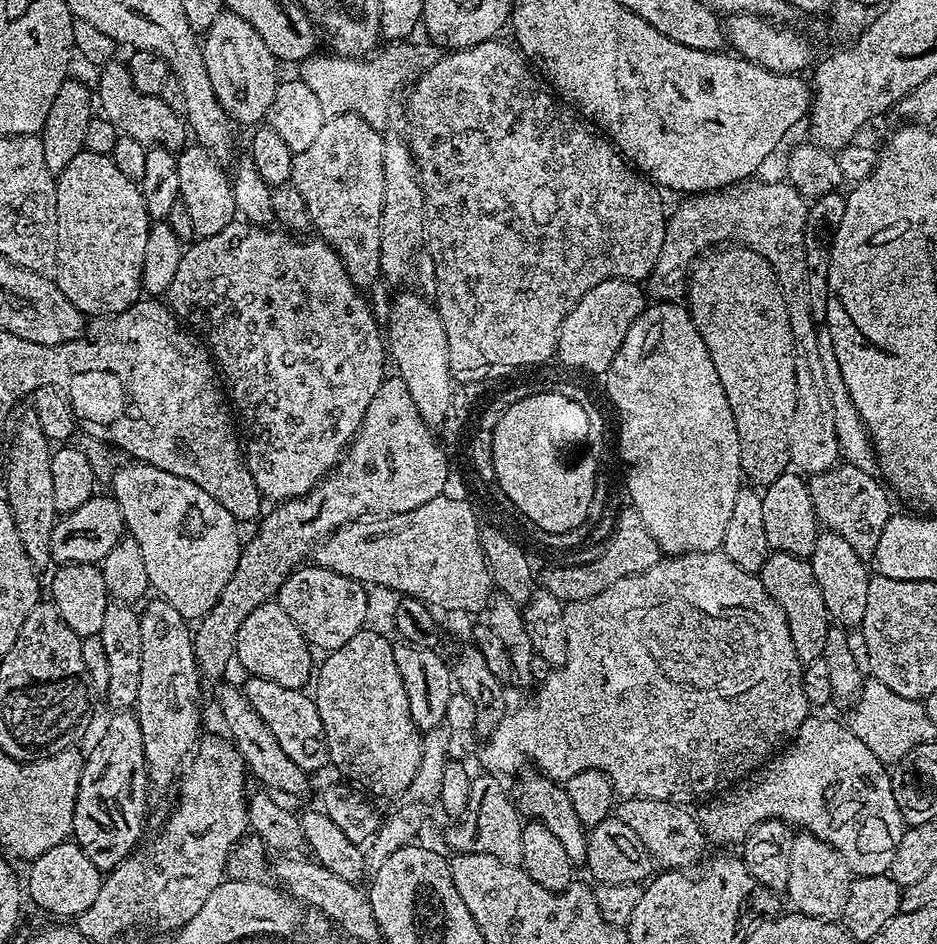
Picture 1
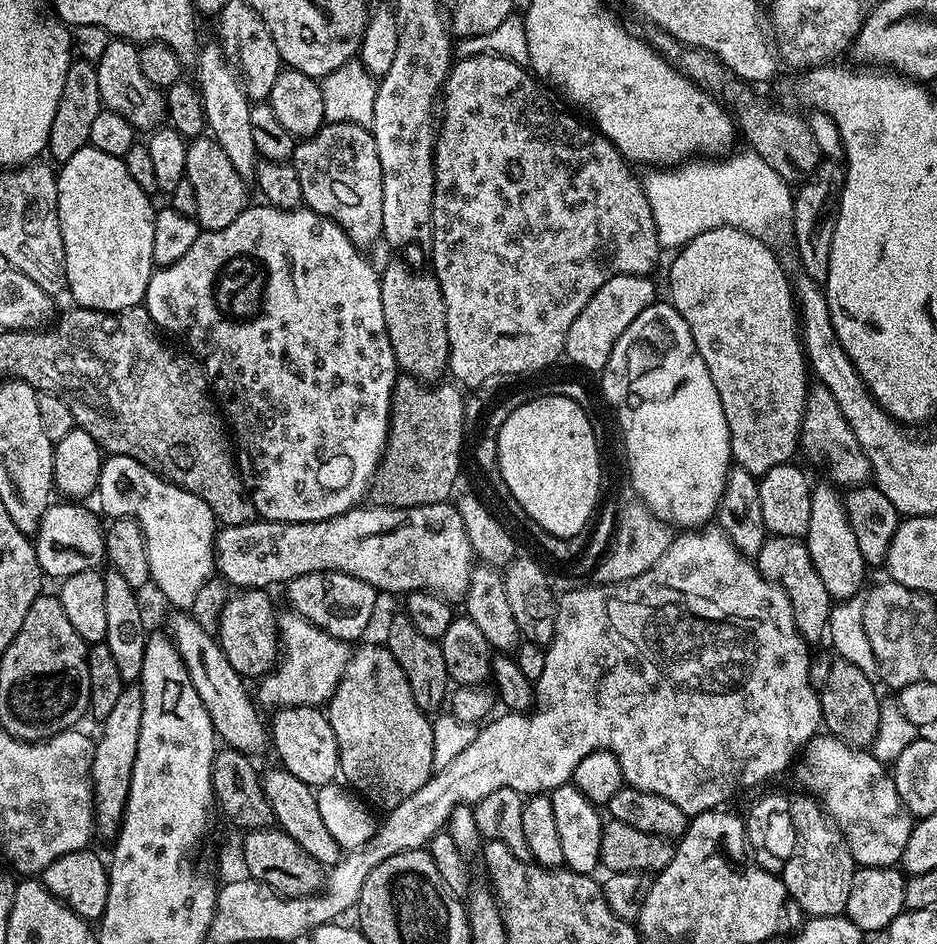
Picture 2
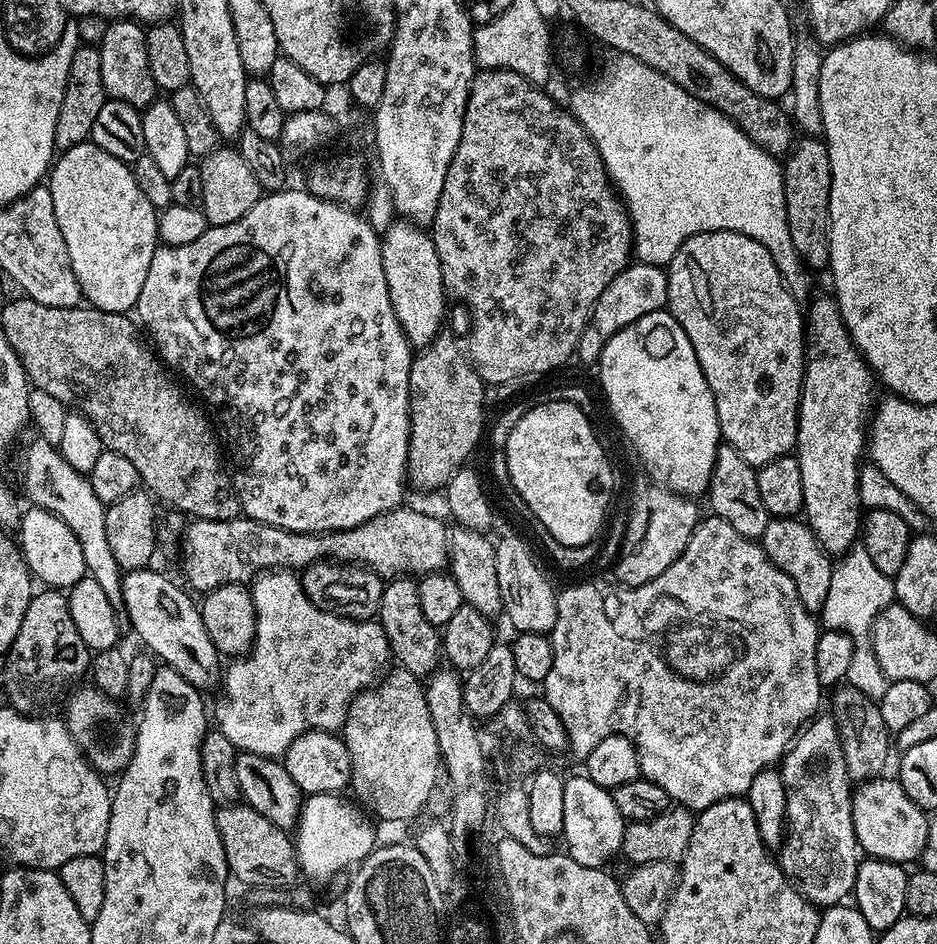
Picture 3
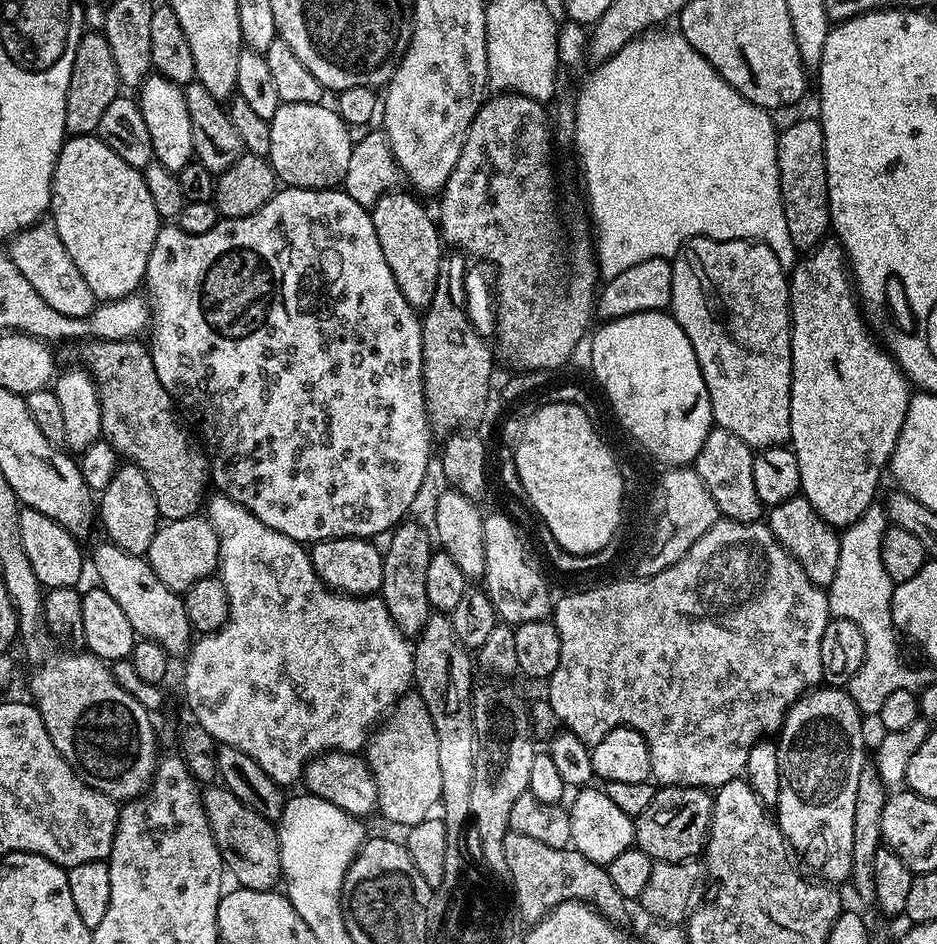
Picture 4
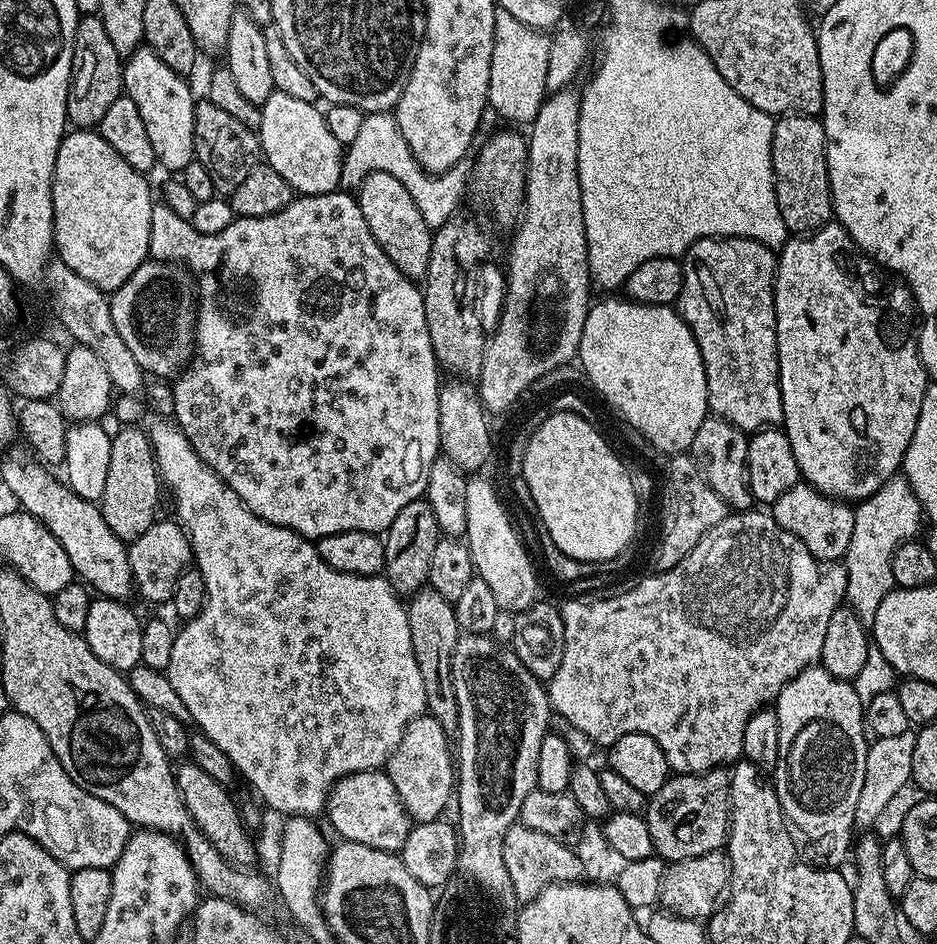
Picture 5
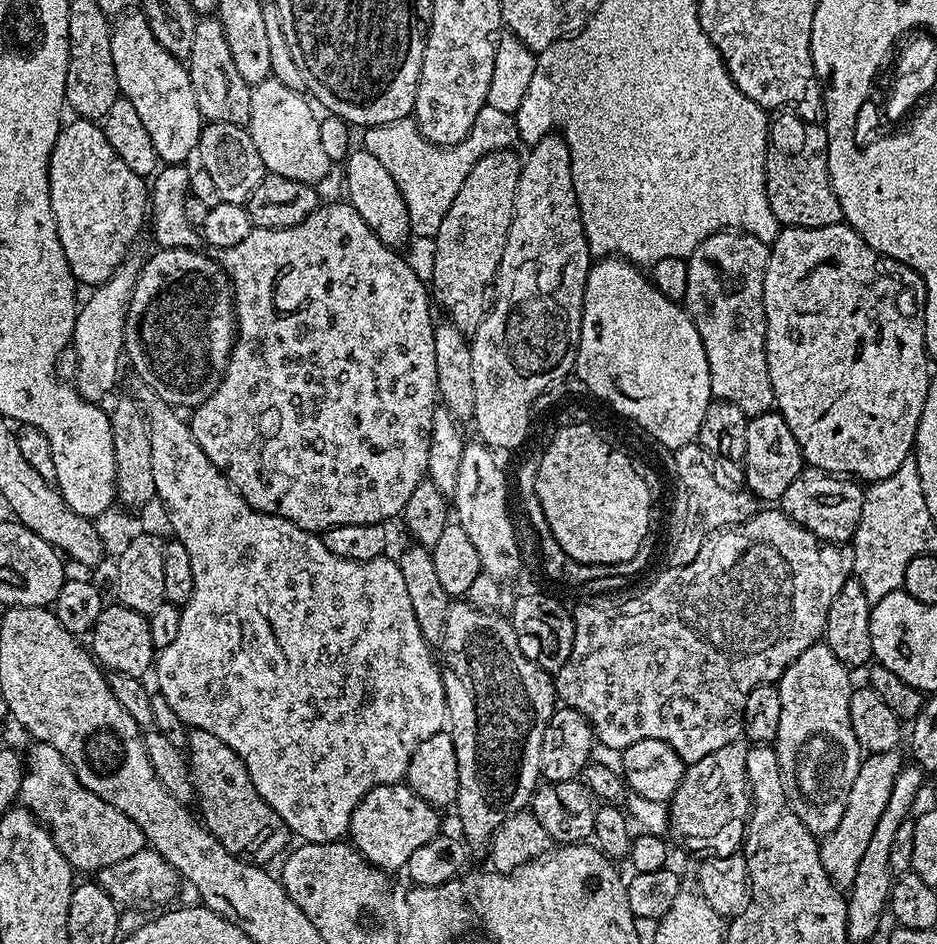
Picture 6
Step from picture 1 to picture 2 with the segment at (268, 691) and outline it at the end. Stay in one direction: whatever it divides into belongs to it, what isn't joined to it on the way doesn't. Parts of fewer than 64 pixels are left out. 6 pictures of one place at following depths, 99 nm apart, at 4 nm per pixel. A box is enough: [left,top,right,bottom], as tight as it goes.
[270,706,340,786]

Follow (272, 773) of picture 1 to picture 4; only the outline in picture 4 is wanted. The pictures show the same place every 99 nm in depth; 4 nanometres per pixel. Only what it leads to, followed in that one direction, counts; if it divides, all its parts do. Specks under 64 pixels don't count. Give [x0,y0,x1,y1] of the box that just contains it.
[90,542,194,657]

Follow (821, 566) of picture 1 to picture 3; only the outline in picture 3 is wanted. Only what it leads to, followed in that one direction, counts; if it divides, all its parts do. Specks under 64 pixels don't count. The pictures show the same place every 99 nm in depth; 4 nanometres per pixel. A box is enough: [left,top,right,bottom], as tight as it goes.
[794,295,878,558]

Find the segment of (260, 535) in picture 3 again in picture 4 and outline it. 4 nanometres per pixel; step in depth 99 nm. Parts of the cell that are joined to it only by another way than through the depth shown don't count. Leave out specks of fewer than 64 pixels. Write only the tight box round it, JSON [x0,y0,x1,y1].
[146,515,220,594]

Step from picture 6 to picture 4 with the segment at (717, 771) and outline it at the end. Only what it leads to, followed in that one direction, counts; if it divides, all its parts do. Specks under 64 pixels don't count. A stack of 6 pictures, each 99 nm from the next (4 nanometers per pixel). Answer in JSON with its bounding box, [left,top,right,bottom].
[634,786,713,862]

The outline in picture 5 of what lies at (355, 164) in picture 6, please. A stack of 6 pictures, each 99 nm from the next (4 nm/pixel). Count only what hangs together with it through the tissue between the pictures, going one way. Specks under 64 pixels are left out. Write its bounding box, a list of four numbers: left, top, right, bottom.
[358,172,433,281]

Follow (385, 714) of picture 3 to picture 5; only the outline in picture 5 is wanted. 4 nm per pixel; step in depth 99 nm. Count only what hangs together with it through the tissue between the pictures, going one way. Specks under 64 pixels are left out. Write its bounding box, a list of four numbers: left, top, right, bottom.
[386,714,457,821]

